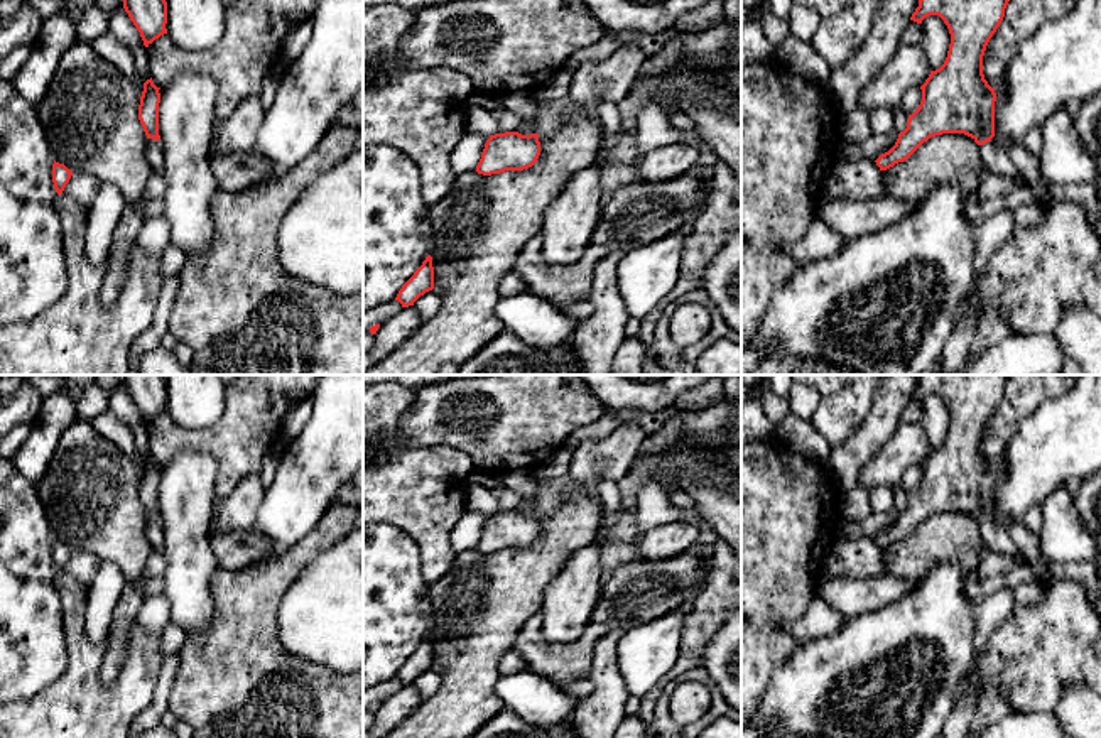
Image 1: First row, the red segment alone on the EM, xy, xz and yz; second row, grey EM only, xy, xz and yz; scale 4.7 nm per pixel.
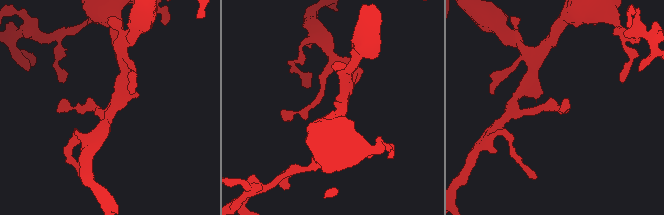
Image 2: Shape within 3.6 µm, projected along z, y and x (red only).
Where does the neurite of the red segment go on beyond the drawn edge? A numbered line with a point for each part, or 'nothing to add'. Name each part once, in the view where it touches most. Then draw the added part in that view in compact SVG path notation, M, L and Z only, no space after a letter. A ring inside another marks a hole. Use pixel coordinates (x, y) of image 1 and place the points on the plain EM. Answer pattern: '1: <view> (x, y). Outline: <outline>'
1: yz (1015, 539). Outline: M998 515L979 524L981 537L990 551L1000 554L1023 556L1025 561L1042 559L1049 566L1049 572L1055 579L1071 579L1084 586L1089 605L1099 598L1101 571L1094 561L1081 561L1060 564L1049 561L1040 551L1039 534L1028 530L1023 522L1005 524L998 522Z

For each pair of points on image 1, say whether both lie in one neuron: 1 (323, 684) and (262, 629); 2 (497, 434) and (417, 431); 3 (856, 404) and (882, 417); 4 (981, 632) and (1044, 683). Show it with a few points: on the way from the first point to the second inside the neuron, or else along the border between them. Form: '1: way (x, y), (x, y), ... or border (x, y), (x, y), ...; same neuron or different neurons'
1: way (304, 684), (267, 647); same neuron
2: way (477, 434), (438, 431); same neuron
3: border (877, 392), (867, 417), (845, 441); different neurons
4: border (1014, 607), (983, 649); different neurons

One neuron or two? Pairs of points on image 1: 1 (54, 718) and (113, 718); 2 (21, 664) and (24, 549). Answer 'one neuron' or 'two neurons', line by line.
1: one neuron
2: one neuron

